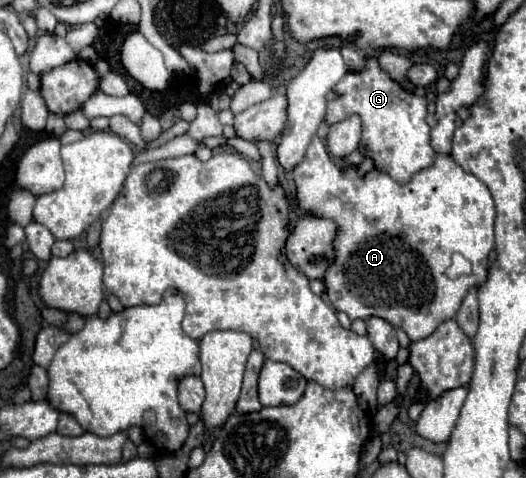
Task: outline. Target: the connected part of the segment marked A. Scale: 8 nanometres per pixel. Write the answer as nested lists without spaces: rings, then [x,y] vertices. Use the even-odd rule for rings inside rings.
[[[314,136],[304,160],[294,168],[294,182],[300,210],[336,220],[336,224],[340,224],[340,232],[336,232],[336,240],[332,242],[336,248],[336,260],[328,266],[328,272],[322,280],[330,304],[338,312],[348,314],[350,320],[368,320],[372,316],[380,316],[394,328],[402,328],[408,338],[416,342],[430,336],[440,322],[454,318],[466,292],[472,286],[482,284],[488,276],[488,260],[494,248],[494,200],[488,186],[460,168],[452,156],[436,154],[428,168],[412,176],[410,182],[400,184],[384,170],[374,168],[360,176],[356,164],[338,164],[330,156],[326,144]],[[456,252],[470,260],[472,274],[452,280],[446,276],[446,270],[452,254]]]

